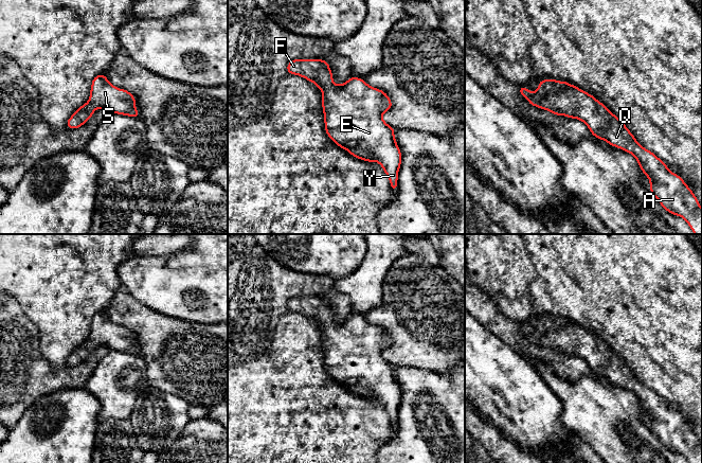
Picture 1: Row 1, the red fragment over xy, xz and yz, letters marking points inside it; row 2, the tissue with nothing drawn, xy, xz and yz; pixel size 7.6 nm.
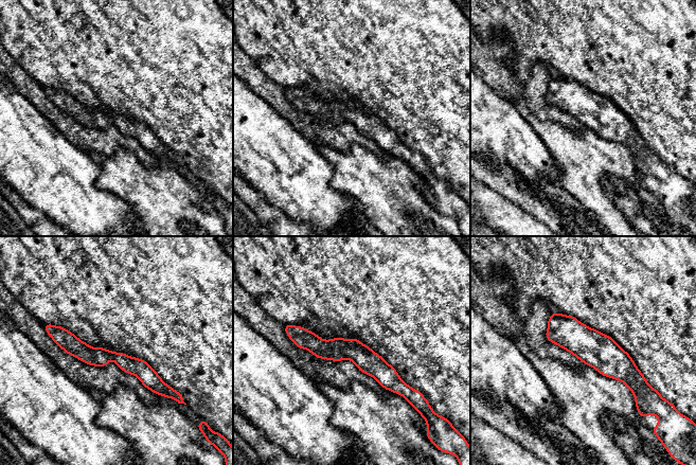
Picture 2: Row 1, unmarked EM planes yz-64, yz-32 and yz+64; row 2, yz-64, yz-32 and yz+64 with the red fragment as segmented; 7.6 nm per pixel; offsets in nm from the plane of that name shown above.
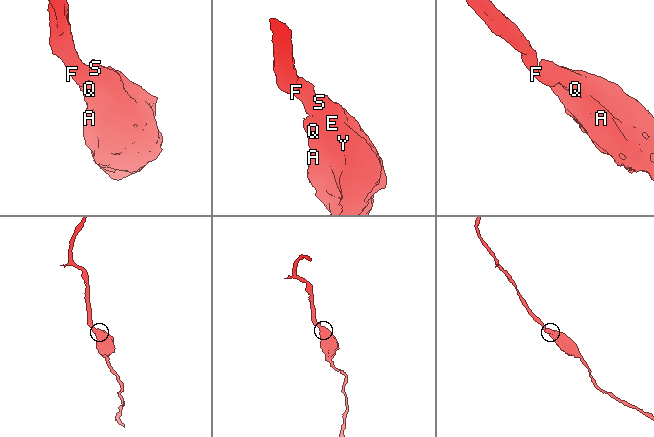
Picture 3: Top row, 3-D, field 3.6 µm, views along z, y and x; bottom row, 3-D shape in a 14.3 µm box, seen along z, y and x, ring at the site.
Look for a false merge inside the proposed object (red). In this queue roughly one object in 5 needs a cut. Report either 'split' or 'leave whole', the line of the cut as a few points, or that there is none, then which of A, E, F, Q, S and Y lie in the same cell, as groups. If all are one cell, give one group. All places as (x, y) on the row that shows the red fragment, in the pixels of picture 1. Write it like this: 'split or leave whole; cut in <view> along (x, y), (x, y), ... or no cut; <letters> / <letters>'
leave whole; no cut; A E F Q S Y

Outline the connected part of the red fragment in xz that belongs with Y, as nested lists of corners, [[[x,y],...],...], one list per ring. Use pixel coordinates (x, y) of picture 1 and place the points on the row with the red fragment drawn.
[[[293,59],[287,65],[287,71],[312,82],[324,93],[322,107],[327,136],[352,156],[378,162],[389,177],[392,191],[396,191],[401,152],[394,137],[395,129],[382,119],[382,114],[393,105],[388,94],[358,77],[350,76],[343,85],[335,84],[329,65],[323,59]]]

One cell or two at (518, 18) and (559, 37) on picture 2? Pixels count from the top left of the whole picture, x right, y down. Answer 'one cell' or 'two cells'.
one cell

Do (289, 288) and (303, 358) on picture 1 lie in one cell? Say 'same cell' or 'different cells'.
different cells

